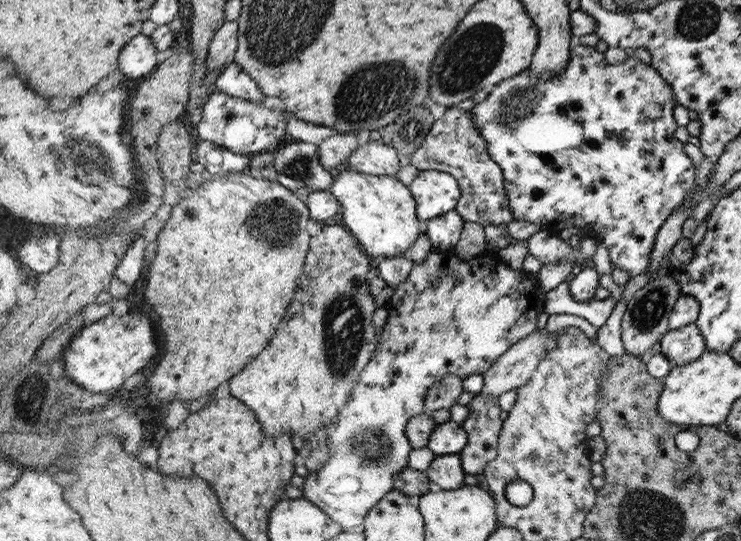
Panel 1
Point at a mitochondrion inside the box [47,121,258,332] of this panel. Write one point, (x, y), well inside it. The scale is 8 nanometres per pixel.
(77, 159)

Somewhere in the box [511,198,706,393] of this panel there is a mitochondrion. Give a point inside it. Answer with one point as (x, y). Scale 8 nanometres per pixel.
(650, 309)

